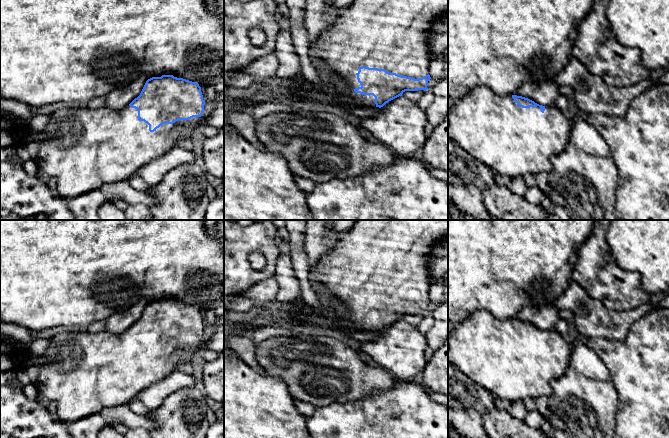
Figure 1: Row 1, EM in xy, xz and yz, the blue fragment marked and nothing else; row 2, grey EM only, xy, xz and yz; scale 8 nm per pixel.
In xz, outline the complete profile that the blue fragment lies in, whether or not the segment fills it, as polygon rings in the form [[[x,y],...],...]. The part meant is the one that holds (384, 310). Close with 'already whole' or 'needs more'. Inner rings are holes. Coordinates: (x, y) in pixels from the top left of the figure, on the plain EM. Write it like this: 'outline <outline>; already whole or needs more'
outline [[[357,220],[356,223],[342,236],[341,241],[327,254],[325,254],[313,269],[309,269],[309,281],[317,294],[324,309],[332,311],[337,320],[333,321],[336,327],[359,331],[383,331],[389,325],[402,320],[405,315],[427,314],[429,299],[430,273],[427,270],[427,256],[431,247],[441,238],[448,235],[448,220]],[[330,299],[341,301],[348,311],[344,317],[332,304]]]; needs more

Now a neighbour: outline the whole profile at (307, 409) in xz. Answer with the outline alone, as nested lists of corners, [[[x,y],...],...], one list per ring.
[[[295,400],[294,405],[299,413],[305,415],[306,417],[310,417],[311,415],[313,415],[316,409],[316,407],[311,403],[301,402],[297,400]]]

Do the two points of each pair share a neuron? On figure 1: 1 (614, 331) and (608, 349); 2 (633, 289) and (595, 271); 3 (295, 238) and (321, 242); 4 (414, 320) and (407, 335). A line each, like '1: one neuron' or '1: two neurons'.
1: two neurons
2: one neuron
3: two neurons
4: two neurons

